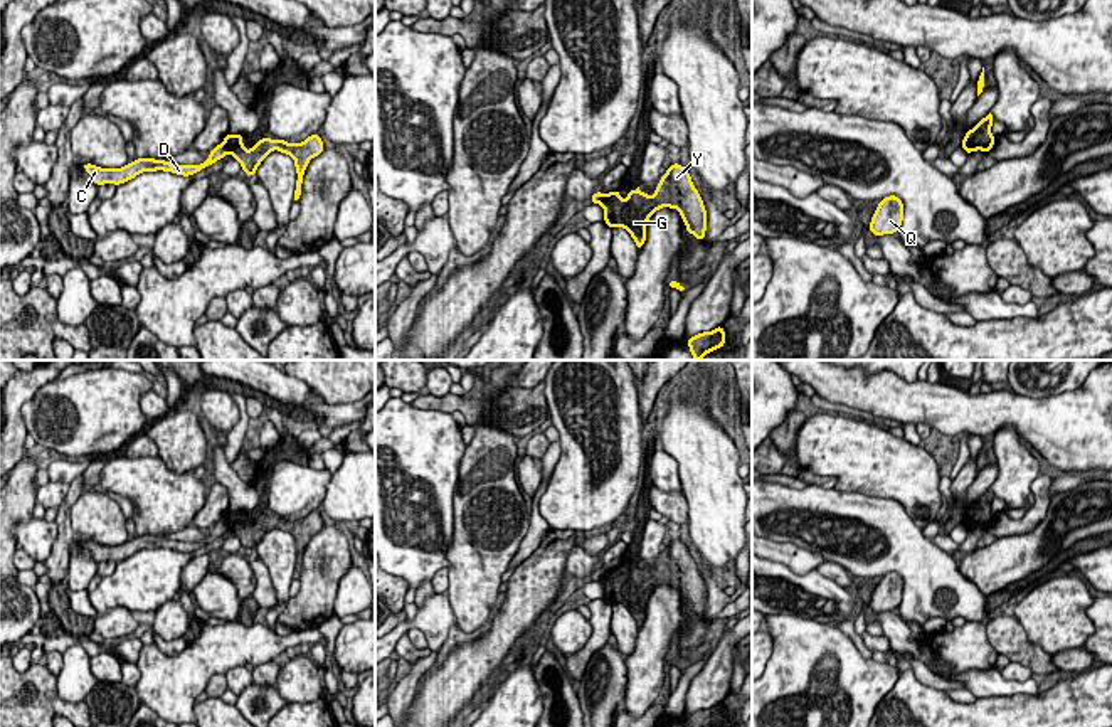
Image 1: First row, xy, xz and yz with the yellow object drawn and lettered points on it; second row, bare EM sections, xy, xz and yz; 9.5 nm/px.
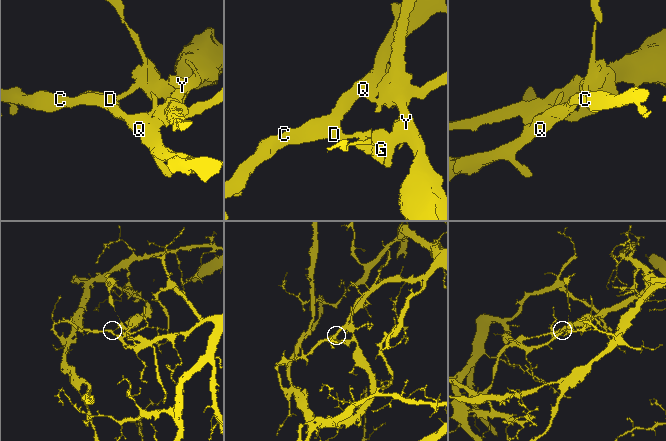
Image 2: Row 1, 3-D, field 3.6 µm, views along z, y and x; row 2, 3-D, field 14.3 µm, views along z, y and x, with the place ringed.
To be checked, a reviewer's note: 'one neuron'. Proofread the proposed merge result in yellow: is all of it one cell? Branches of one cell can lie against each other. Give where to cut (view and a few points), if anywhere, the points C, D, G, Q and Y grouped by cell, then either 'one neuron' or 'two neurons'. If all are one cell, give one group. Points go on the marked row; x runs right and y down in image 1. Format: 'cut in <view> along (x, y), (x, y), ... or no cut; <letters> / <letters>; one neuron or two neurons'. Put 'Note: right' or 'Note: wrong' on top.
Note: wrong
cut in xy along (222, 142), (229, 152); C D Q / G Y; two neurons

